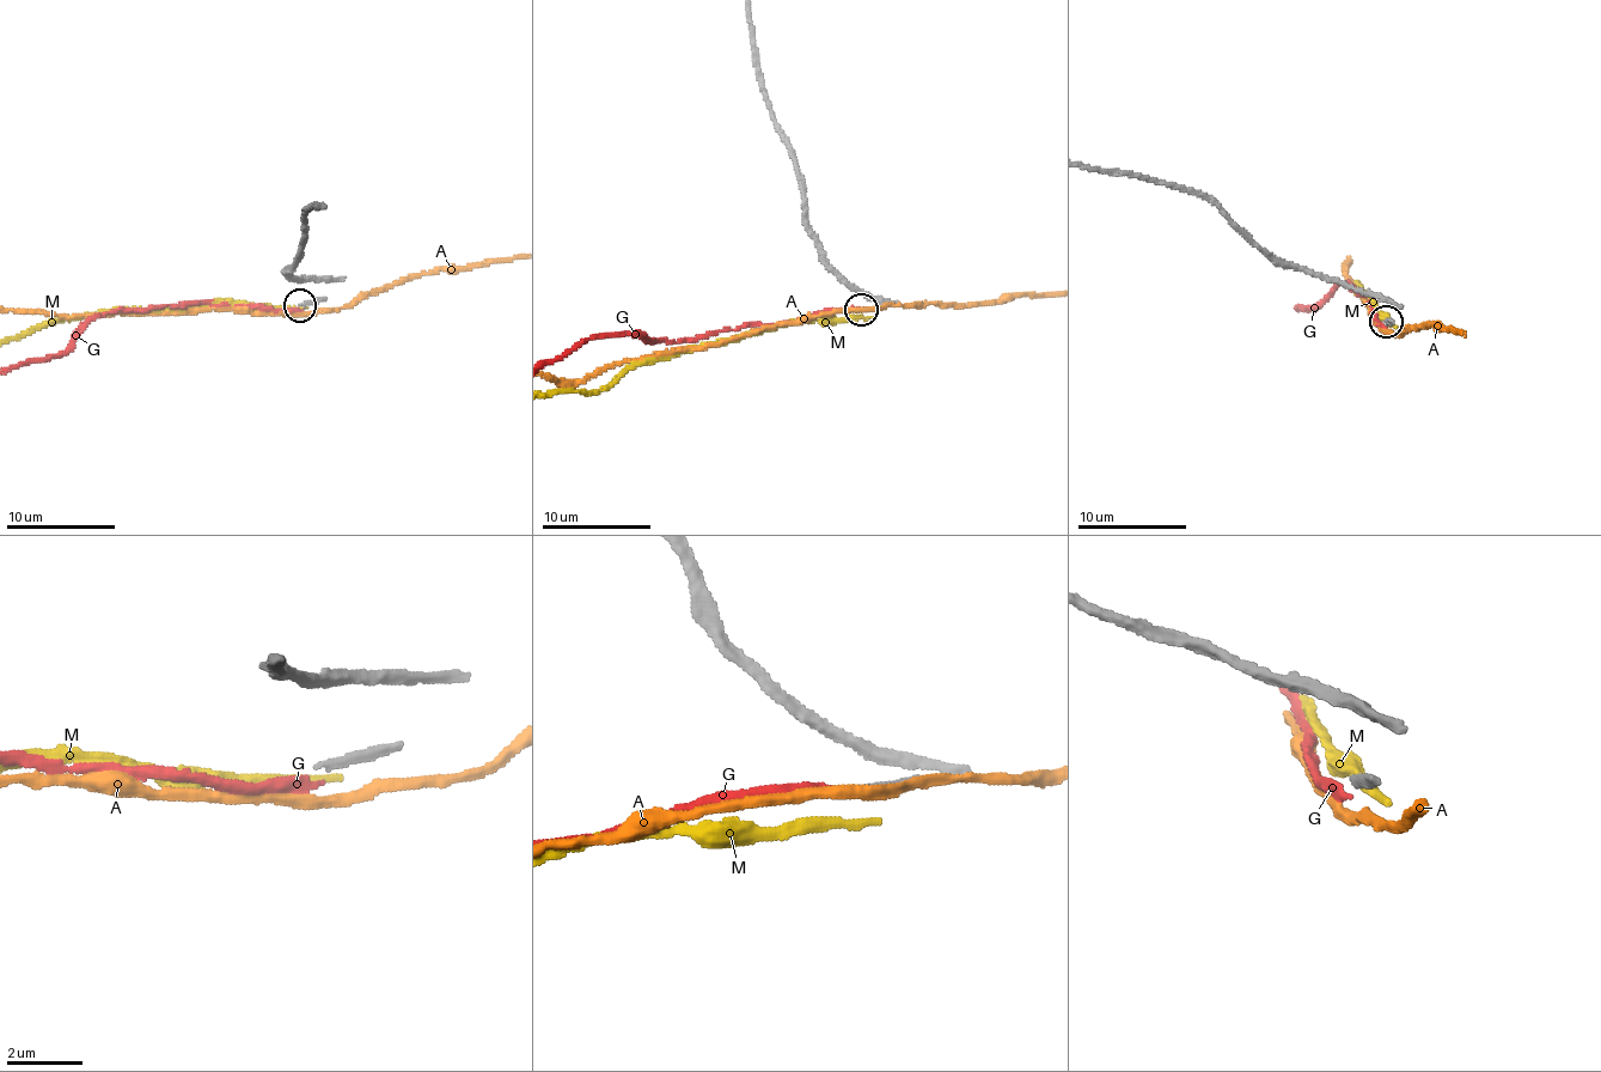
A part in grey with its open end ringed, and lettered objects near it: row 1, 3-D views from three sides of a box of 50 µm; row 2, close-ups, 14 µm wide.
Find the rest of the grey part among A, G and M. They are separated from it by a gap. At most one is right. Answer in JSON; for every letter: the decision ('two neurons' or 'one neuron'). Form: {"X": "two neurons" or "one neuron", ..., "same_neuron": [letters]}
{"A": "two neurons", "G": "two neurons", "M": "two neurons", "same_neuron": []}

